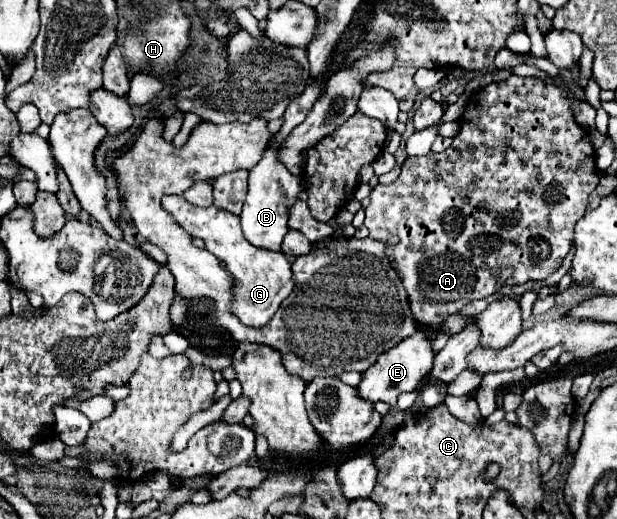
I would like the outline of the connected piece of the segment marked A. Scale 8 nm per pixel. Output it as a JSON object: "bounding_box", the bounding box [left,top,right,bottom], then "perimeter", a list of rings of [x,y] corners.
{"bounding_box":[365,77,601,327],"perimeter":[[[507,77],[507,79],[501,81],[501,83],[491,83],[491,85],[487,85],[483,91],[479,91],[479,93],[475,93],[475,95],[471,97],[469,105],[465,107],[465,113],[461,115],[461,129],[459,129],[457,137],[453,139],[453,143],[447,147],[447,151],[443,151],[443,153],[429,153],[429,155],[423,155],[423,157],[407,157],[405,163],[401,165],[401,175],[399,175],[393,183],[389,183],[389,185],[377,185],[377,187],[373,189],[373,193],[371,193],[371,203],[369,203],[367,209],[365,209],[365,227],[369,229],[369,239],[377,239],[377,241],[383,241],[383,243],[385,243],[389,235],[395,235],[395,237],[397,237],[397,243],[395,243],[395,245],[387,245],[387,251],[385,251],[385,253],[387,253],[387,257],[389,257],[393,269],[395,269],[397,275],[401,277],[401,283],[403,283],[403,287],[405,287],[405,291],[407,291],[407,297],[409,297],[409,303],[411,303],[411,309],[413,309],[413,317],[415,317],[417,323],[437,327],[437,325],[439,325],[441,321],[445,321],[445,317],[449,317],[451,313],[457,313],[459,309],[463,309],[467,303],[471,303],[471,301],[475,301],[475,299],[485,299],[485,297],[489,297],[489,295],[497,293],[503,285],[523,285],[523,283],[527,283],[527,281],[541,281],[541,279],[547,279],[553,271],[557,271],[557,269],[561,267],[561,261],[565,259],[565,255],[567,255],[569,249],[571,249],[573,225],[585,215],[585,207],[587,207],[589,195],[591,195],[591,191],[597,187],[597,183],[599,183],[599,179],[601,179],[601,175],[599,175],[597,169],[595,169],[595,151],[593,151],[593,147],[591,147],[591,139],[589,139],[587,131],[573,119],[573,113],[571,113],[571,99],[577,101],[577,99],[573,97],[573,93],[571,93],[561,81],[557,81],[557,85],[545,85],[545,83],[539,81],[539,79]]]}

